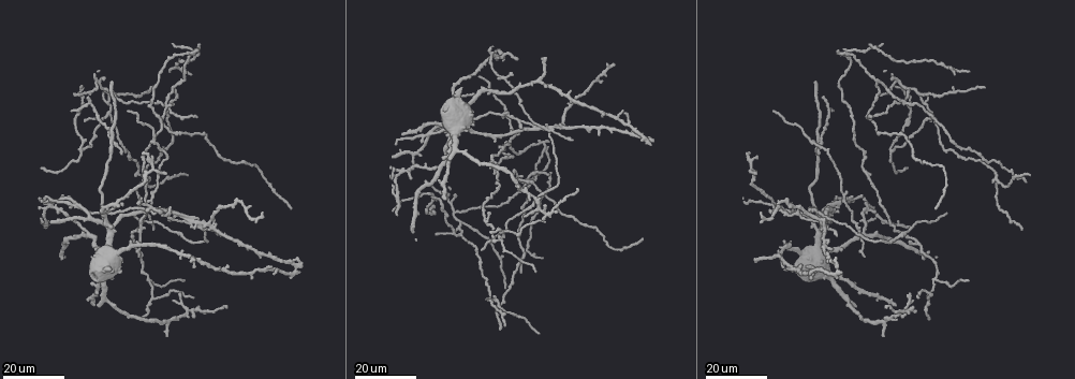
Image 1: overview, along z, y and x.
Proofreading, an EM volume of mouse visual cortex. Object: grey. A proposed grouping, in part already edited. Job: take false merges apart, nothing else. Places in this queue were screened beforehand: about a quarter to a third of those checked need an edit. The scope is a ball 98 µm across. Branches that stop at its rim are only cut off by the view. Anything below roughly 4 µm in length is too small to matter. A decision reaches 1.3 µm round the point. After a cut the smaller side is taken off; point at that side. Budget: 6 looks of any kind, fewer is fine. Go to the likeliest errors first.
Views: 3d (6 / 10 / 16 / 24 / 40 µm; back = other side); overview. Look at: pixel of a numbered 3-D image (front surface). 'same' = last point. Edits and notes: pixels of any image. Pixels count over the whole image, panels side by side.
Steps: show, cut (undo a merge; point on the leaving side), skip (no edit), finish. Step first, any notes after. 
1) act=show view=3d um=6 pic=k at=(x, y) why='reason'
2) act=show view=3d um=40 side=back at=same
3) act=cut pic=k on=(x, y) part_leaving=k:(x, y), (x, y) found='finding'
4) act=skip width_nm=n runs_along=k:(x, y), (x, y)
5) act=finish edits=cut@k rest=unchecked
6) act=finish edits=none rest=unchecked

act=show view=3d um=16 pic=1 at=(152, 210) why='four or more arms meet'

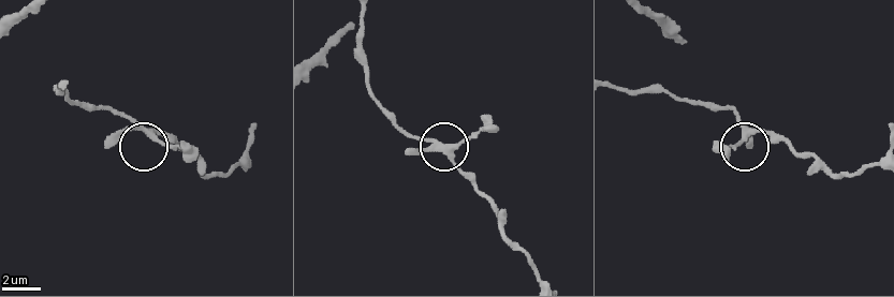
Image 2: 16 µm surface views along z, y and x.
act=show view=3d um=10 pic=2 at=(448, 149)

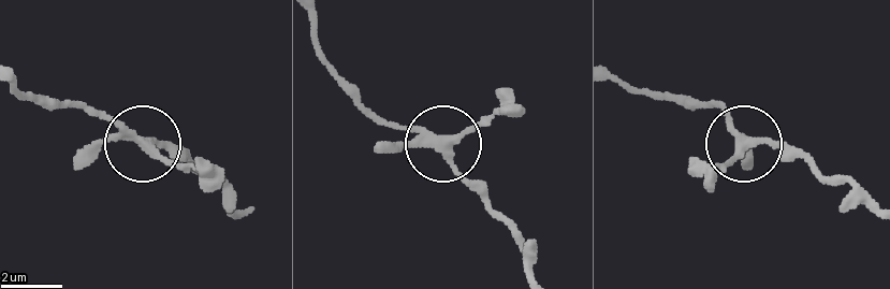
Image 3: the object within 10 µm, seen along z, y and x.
act=skip runs_along=3:(534, 276), (526, 245), (447, 153), (500, 101) found='all the same neuron'

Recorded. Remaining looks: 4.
act=show view=3d um=24 pic=1 at=(152, 295) why='three arms meet'

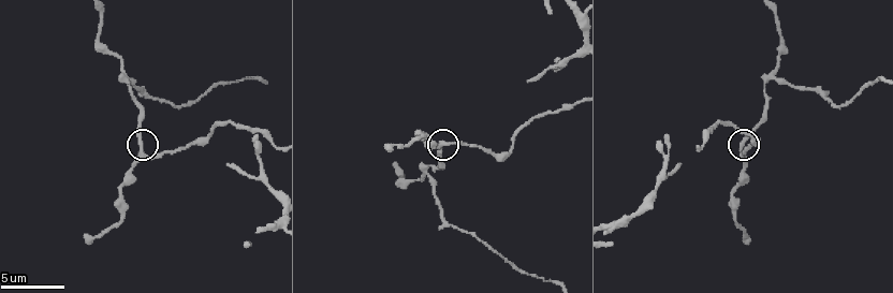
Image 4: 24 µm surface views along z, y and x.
act=show view=3d um=6 pic=4 at=(743, 147) why='zoom in'

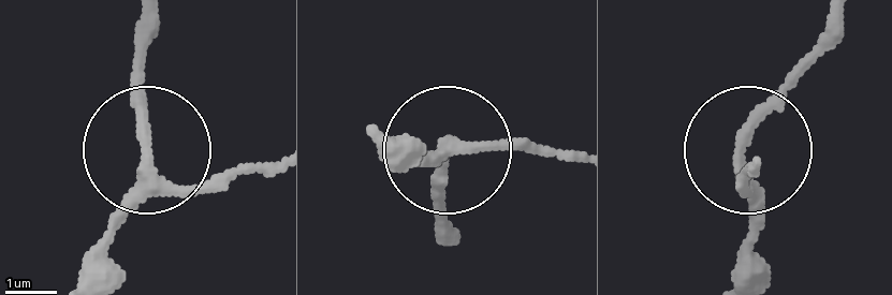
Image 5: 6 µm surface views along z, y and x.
act=skip found='all the same neuron'

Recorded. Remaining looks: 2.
act=show view=3d um=16 pic=1 at=(997, 181) why='three-way junction'

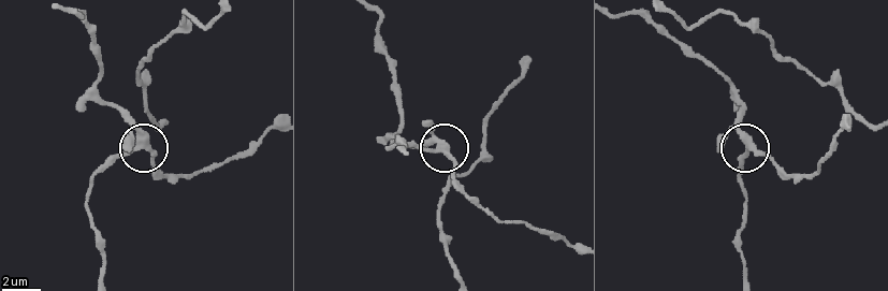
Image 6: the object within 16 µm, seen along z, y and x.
act=show view=3d um=10 pic=6 at=(439, 151)

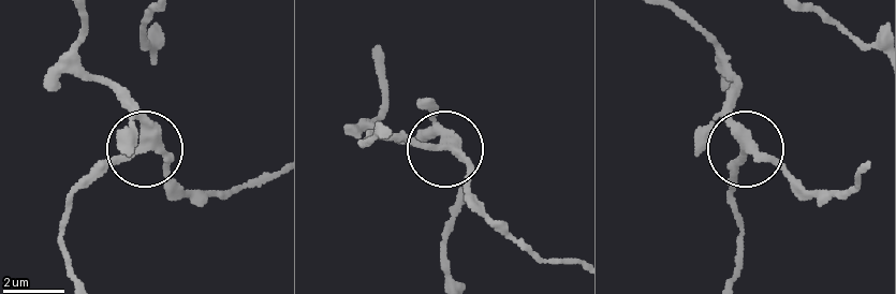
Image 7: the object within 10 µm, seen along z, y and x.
act=skip width_nm=290 found='all the same neuron'

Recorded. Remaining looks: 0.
act=finish edits=none rest=unchecked

